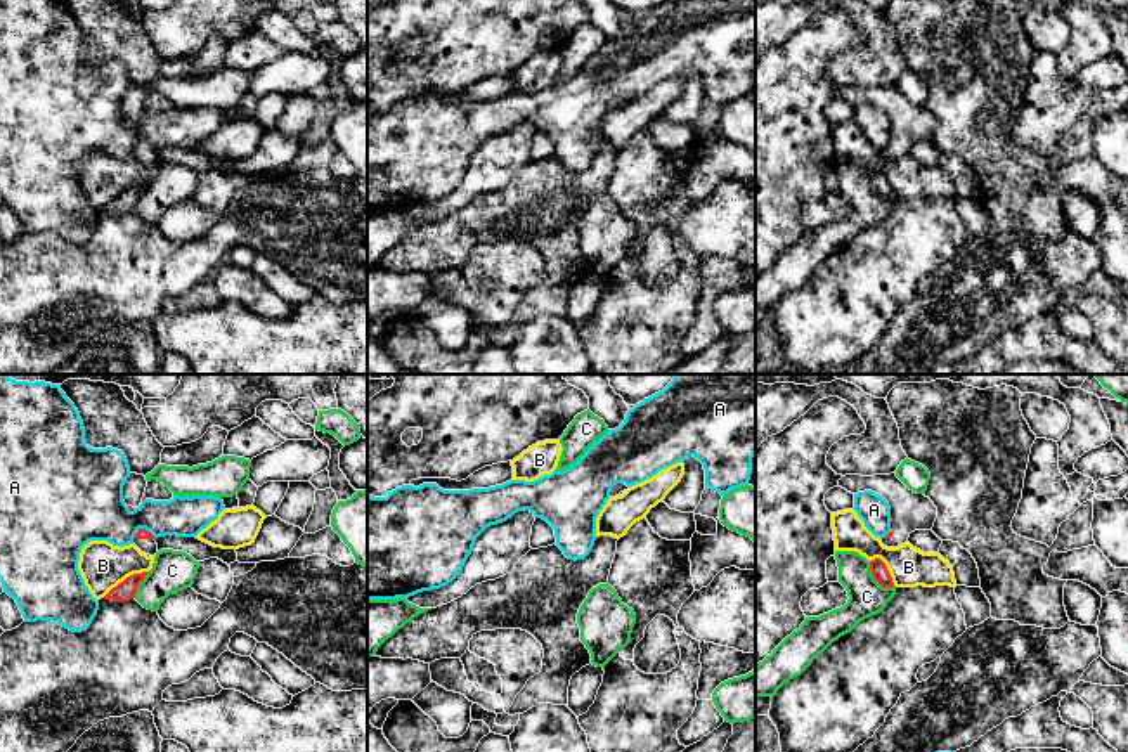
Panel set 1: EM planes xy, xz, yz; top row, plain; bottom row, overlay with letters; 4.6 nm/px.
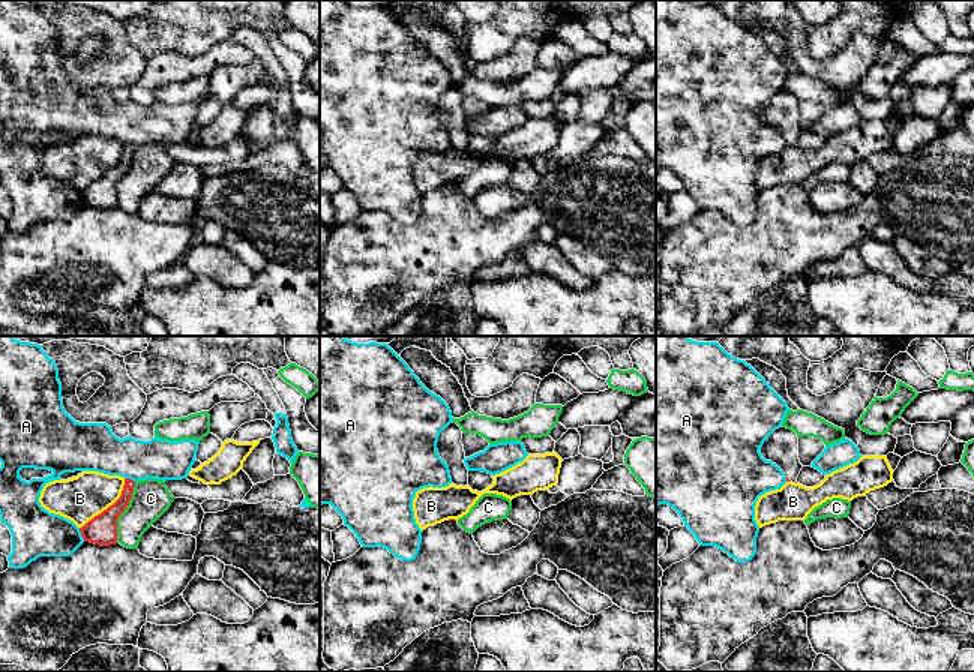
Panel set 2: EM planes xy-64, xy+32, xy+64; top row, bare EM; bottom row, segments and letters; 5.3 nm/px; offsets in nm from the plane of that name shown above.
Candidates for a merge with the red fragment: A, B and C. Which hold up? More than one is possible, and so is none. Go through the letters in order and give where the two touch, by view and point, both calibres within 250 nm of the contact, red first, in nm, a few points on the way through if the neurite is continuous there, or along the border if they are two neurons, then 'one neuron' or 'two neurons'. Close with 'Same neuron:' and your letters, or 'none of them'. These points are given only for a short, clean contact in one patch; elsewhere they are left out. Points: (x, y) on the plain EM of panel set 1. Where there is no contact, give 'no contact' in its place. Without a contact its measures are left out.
A: xy (144, 141) | 50/280 nm | two neurons
B: xy (125, 191) | 90/220 nm | along xy (148, 182), (127, 188), (99, 210) | two neurons
C: yz (875, 191) | 80/170 nm | two neurons
Same neuron: none of them

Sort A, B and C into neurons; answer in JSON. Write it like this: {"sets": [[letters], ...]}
{"sets": [["A"], ["B"], ["C"]]}

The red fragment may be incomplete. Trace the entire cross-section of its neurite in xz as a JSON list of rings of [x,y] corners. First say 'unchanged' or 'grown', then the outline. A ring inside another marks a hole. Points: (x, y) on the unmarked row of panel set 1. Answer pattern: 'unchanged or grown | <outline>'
grown | [[[523,121],[502,135],[487,139],[476,149],[471,166],[452,194],[405,211],[419,220],[437,220],[461,210],[476,196],[504,189],[532,161],[534,133],[534,125]]]

